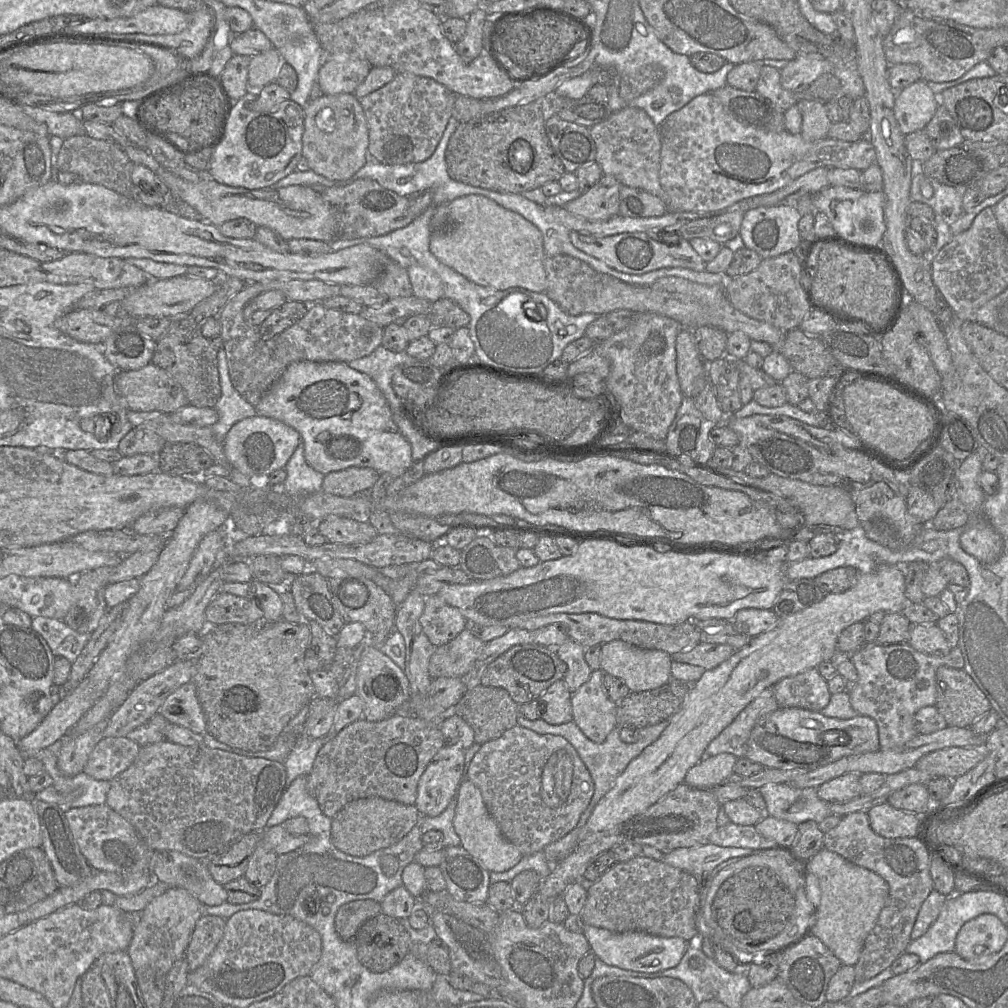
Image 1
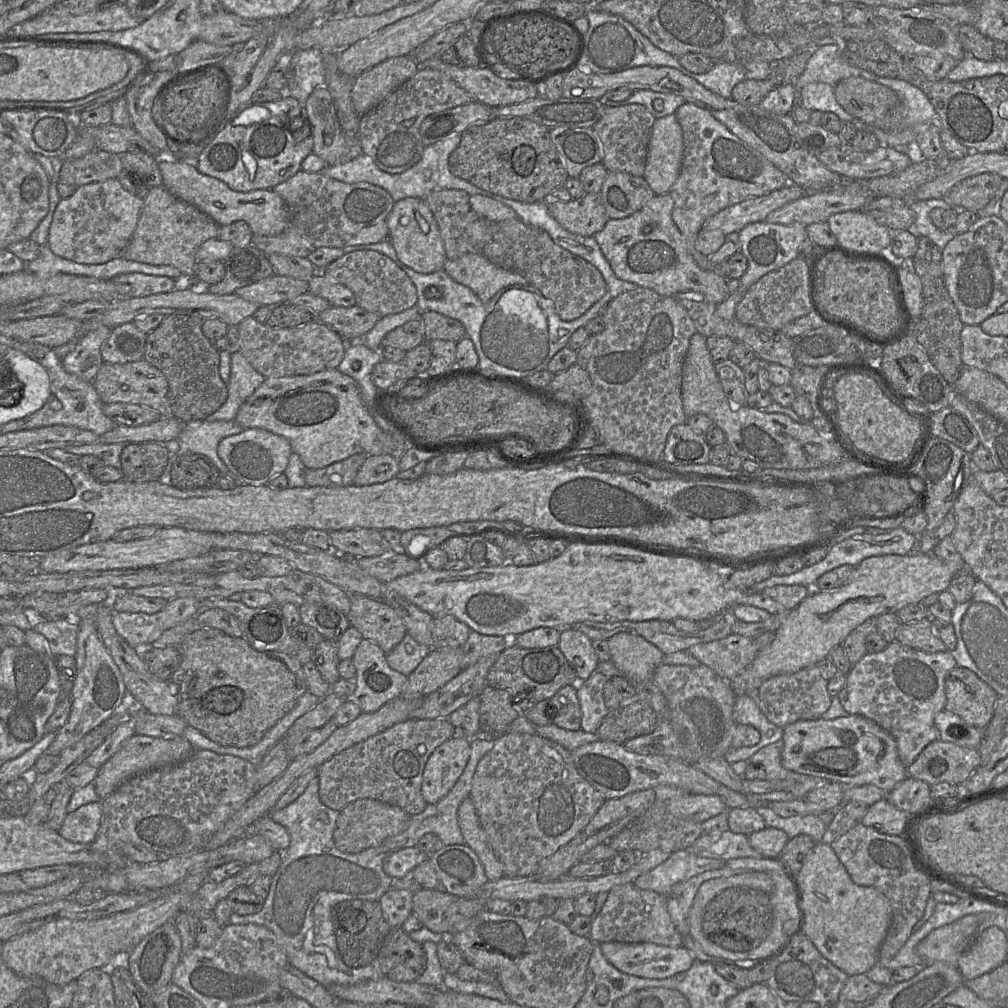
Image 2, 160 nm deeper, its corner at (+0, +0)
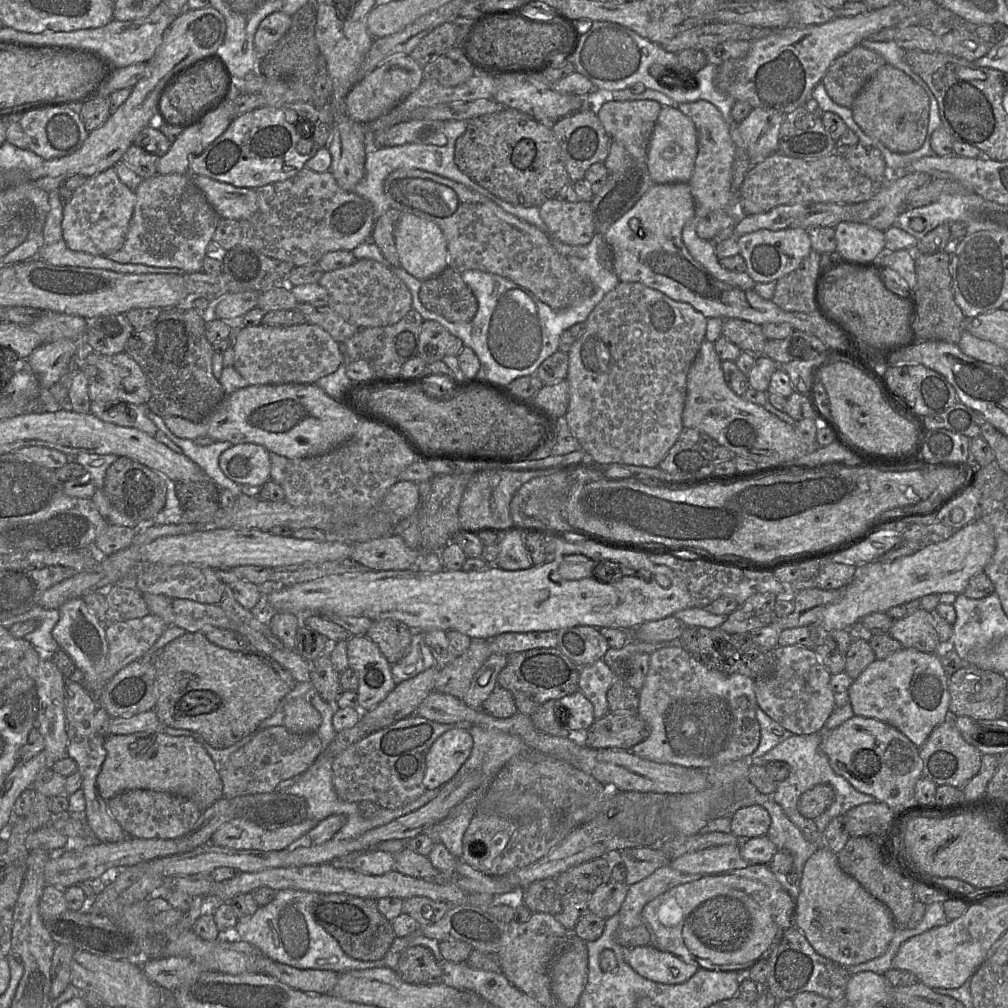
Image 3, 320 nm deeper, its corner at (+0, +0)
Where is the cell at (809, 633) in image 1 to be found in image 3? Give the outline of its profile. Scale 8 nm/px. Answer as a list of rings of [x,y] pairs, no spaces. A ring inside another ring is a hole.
[[[983,516],[954,531],[951,537],[924,546],[912,555],[898,558],[892,562],[875,560],[857,566],[857,572],[853,579],[844,587],[842,599],[824,610],[820,619],[812,624],[820,630],[820,642],[822,636],[834,629],[849,629],[858,623],[864,616],[873,612],[884,612],[890,608],[920,599],[929,594],[953,593],[963,594],[969,579],[977,573],[983,572],[985,566],[991,560],[996,548],[996,540],[993,526],[983,519]]]

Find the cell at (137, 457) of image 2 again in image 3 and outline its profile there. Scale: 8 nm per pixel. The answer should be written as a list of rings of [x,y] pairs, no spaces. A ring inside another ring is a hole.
[[[119,456],[107,469],[103,490],[109,501],[121,512],[136,520],[136,531],[152,521],[167,502],[169,484],[172,481],[149,467],[127,456]]]

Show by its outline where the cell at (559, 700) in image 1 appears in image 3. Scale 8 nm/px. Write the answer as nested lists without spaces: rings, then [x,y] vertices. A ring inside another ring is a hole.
[[[579,690],[564,696],[557,702],[558,706],[564,708],[564,711],[561,710],[559,713],[559,718],[562,716],[562,719],[565,720],[564,727],[567,725],[570,732],[587,730],[596,720],[592,703]]]

